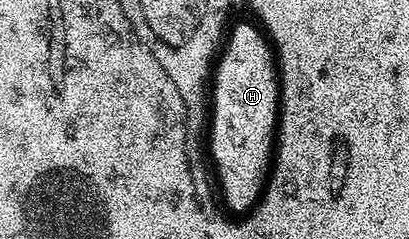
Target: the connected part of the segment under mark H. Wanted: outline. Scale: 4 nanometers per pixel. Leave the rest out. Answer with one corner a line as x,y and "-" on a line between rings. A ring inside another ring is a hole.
241,23
230,35
228,32
211,79
211,130
207,147
213,150
216,182
229,195
233,207
249,207
261,198
279,130
279,67
270,40
257,27

